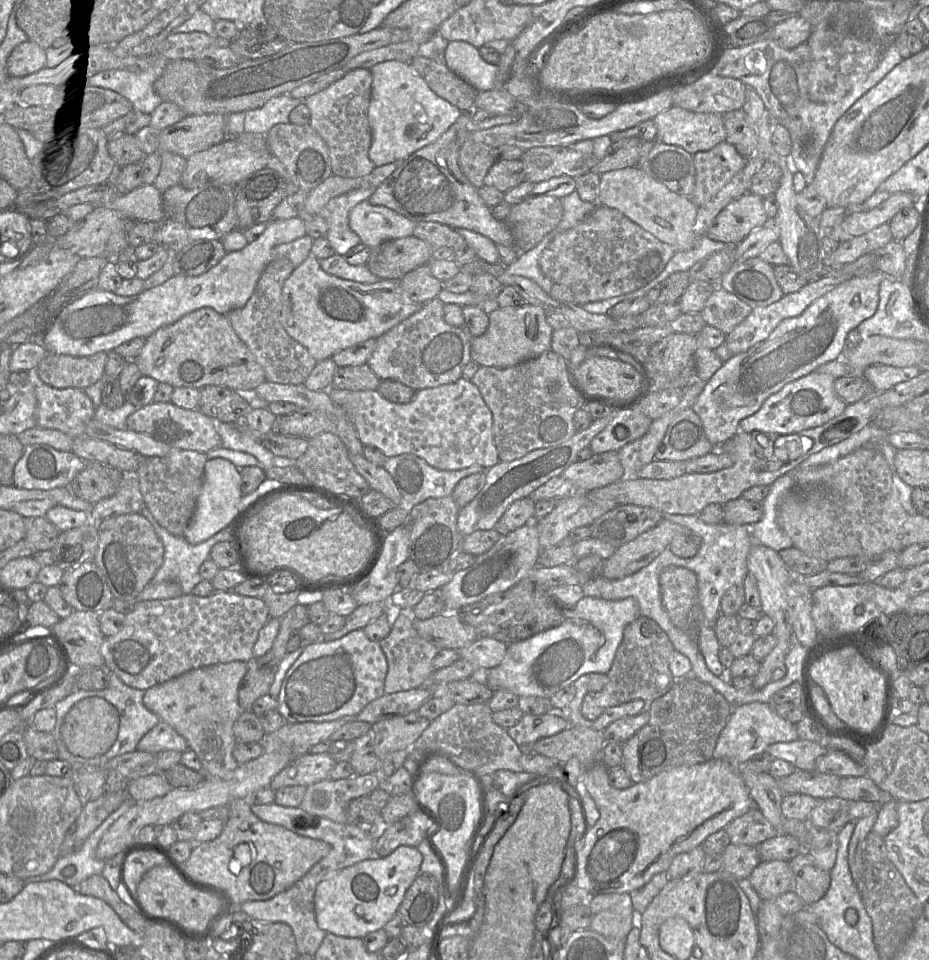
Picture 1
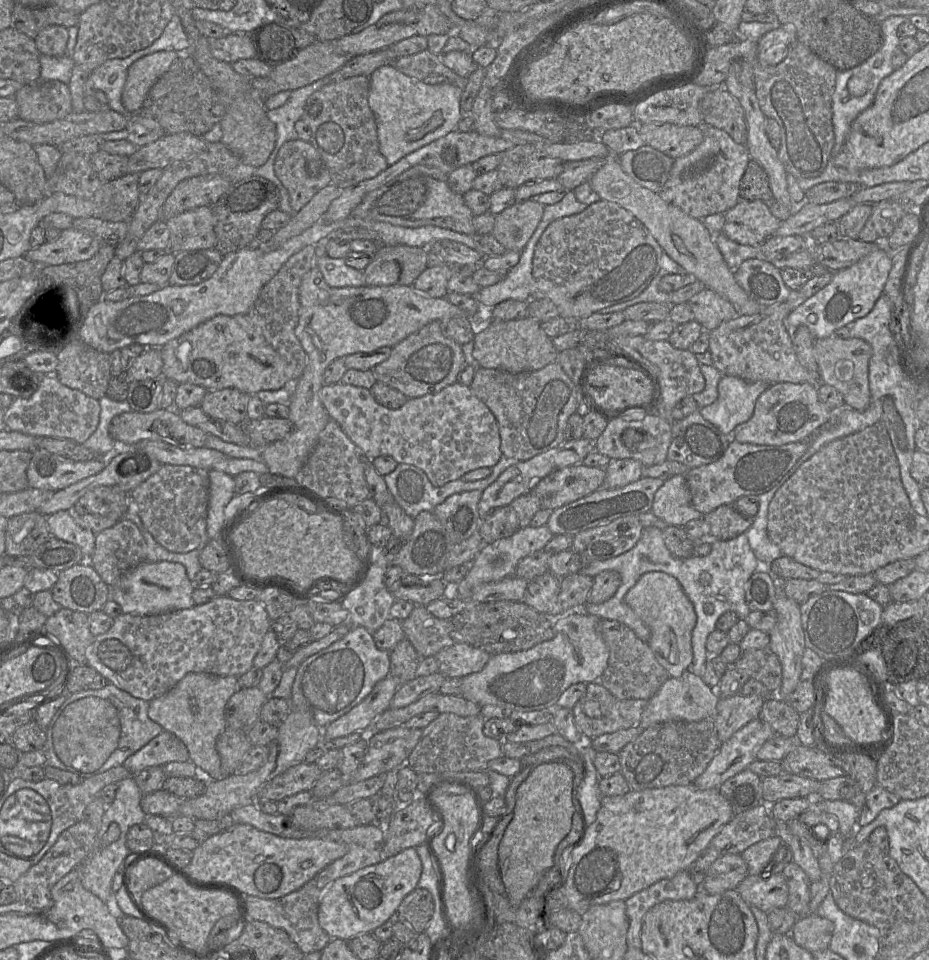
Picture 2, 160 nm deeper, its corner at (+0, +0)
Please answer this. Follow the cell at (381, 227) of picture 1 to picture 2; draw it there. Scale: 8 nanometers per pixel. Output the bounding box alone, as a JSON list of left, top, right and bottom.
[77,215,477,353]

